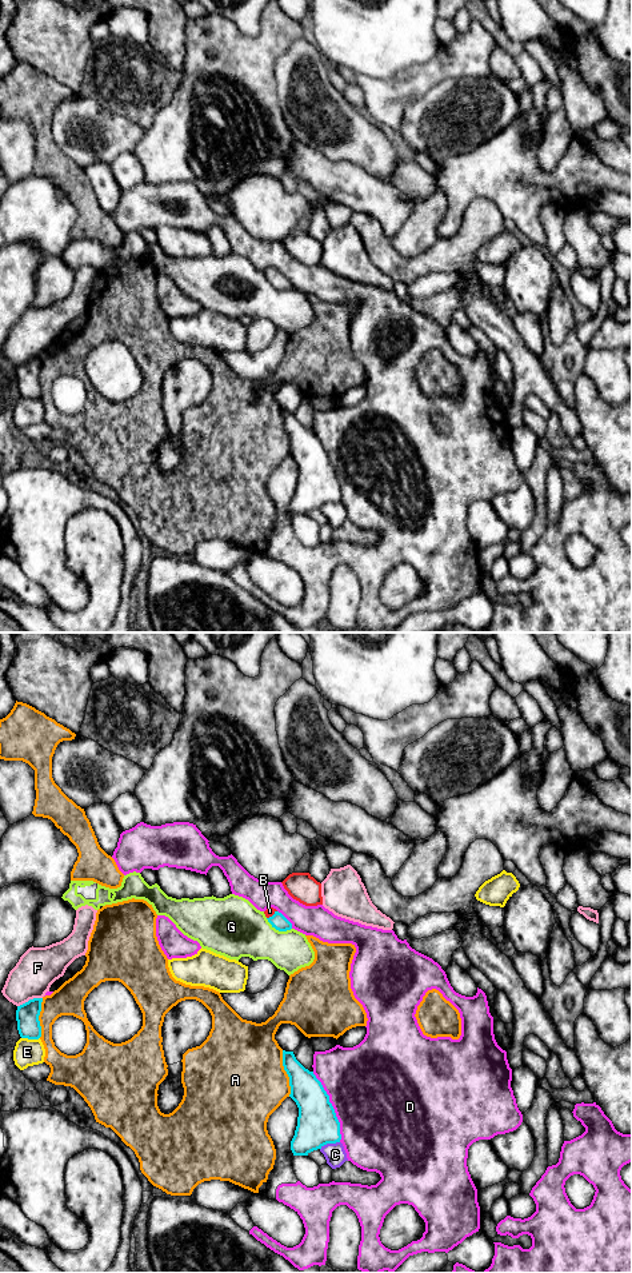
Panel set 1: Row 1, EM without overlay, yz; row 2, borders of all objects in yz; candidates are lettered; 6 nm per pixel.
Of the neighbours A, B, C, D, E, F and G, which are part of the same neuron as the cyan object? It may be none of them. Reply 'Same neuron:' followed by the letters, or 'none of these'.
Same neuron: B

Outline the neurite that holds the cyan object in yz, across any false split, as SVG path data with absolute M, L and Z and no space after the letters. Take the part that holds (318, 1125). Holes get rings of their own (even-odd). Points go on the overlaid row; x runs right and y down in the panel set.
M283 1050L283 1066L289 1077L289 1097L299 1108L297 1126L291 1141L293 1156L308 1156L327 1144L340 1142L340 1122L313 1072L305 1069L293 1051Z

